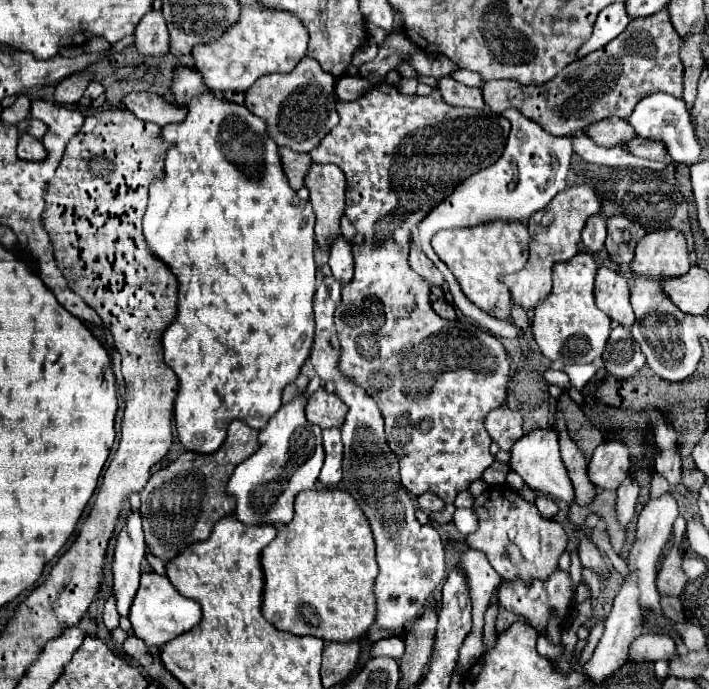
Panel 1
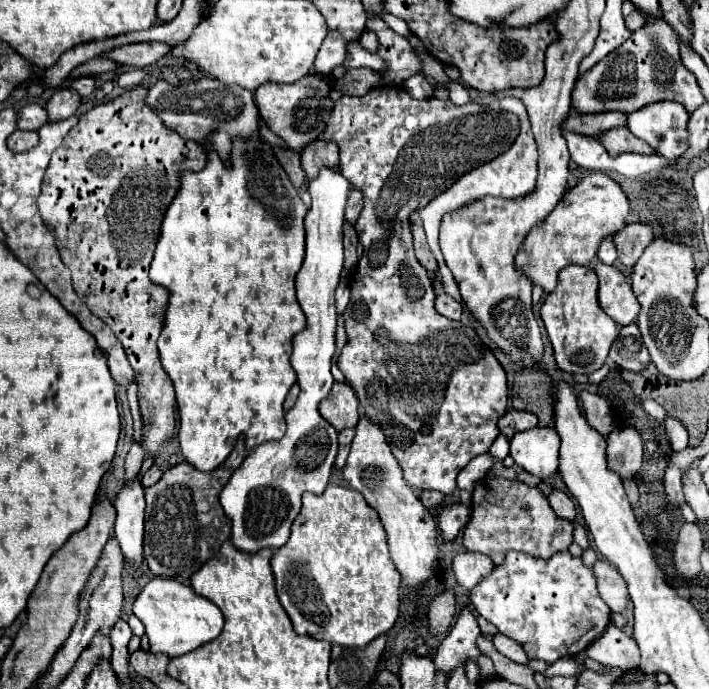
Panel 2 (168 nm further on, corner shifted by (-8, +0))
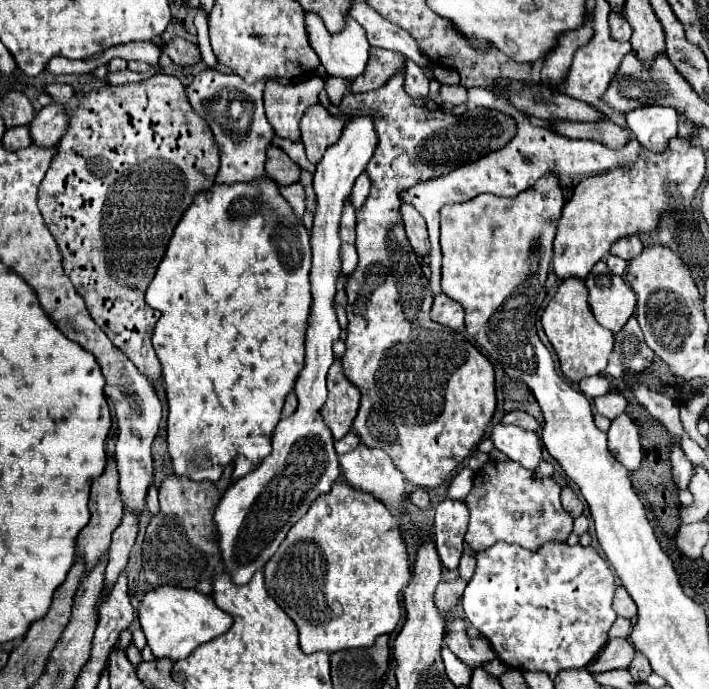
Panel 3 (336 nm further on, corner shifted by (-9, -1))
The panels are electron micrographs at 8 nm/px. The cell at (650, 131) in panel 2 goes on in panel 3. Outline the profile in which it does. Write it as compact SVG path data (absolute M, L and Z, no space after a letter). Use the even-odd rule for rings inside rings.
M641 107L627 113L627 127L633 137L649 151L667 151L669 139L677 137L679 115L673 107Z

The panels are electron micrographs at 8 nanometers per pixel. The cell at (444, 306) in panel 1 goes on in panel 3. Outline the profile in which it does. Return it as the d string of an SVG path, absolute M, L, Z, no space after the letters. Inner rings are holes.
M439 295L435 297L433 301L433 309L431 309L431 319L435 319L437 323L445 325L445 327L453 327L453 329L459 329L463 327L463 307L449 299L447 295Z

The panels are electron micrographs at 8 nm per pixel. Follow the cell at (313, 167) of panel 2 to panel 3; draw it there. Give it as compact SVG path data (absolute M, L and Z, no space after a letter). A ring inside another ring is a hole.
M323 105L311 107L301 119L301 143L305 145L307 159L317 165L327 151L327 147L339 141L343 131L341 119L333 117Z

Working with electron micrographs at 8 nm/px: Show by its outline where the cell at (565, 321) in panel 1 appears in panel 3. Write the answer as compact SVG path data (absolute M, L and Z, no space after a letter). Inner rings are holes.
M569 277L559 285L555 297L541 315L541 325L559 357L561 371L573 383L579 383L583 377L601 375L607 367L609 353L613 351L613 333L595 321L587 297L589 291L585 281L579 277Z

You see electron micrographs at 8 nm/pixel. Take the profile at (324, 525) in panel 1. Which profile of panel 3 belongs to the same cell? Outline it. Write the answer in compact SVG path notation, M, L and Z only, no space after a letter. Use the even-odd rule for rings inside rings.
M335 483L329 493L319 495L309 511L289 529L277 553L265 565L267 591L295 621L301 651L307 655L315 651L335 653L341 649L371 647L379 635L391 633L401 619L399 597L409 581L409 557L399 523L373 495L361 493L347 483Z

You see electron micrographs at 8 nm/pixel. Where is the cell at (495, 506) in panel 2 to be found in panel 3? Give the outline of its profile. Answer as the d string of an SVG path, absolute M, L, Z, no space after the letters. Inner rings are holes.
M489 461L475 473L473 489L465 497L465 505L471 515L469 529L465 533L467 545L475 553L485 551L497 541L517 543L529 551L537 551L549 541L567 541L573 529L573 519L561 507L559 491L561 487L551 477L535 479L531 471L515 461Z

